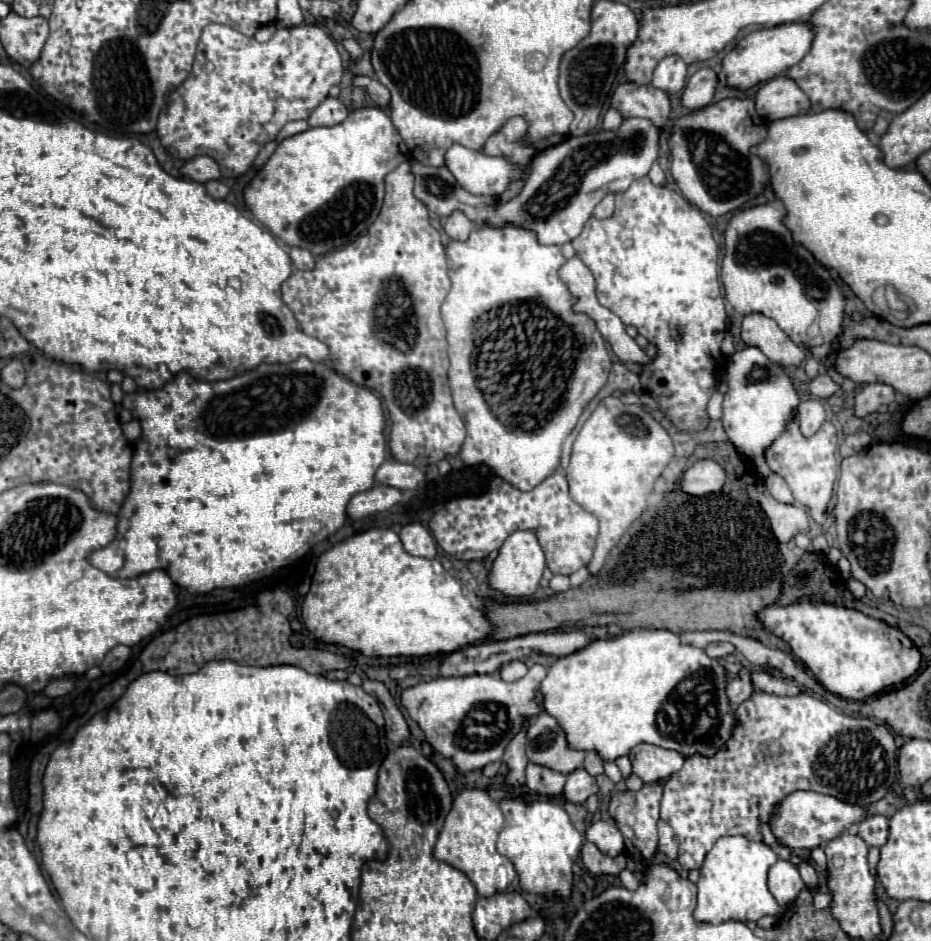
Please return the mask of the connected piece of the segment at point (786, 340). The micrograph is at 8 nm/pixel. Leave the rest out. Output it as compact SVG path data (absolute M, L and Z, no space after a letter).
M756 313L742 321L742 341L758 347L774 365L794 373L804 361L804 351L768 317Z

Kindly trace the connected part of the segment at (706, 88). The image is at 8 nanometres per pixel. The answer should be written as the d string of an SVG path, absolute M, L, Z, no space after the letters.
M704 67L704 69L698 69L686 89L684 89L684 95L682 95L682 103L688 107L688 109L700 109L700 107L706 107L714 95L716 95L716 87L718 87L718 73L710 67Z

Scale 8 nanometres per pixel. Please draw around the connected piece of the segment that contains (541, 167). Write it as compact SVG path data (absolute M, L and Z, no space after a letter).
M632 117L632 119L624 119L620 131L616 131L616 133L594 131L594 133L588 133L582 137L568 137L564 143L558 143L556 147L548 147L534 155L532 175L528 175L522 191L506 203L502 203L498 197L480 197L480 195L472 195L472 193L464 191L456 183L456 179L448 171L448 167L428 167L428 165L416 163L412 159L412 171L416 175L414 195L422 203L426 203L428 211L432 211L440 217L448 217L454 211L462 211L476 227L488 225L492 229L502 229L506 225L512 225L512 227L534 231L542 245L562 245L562 243L572 241L576 235L580 235L580 231L582 231L584 223L590 219L596 203L606 193L626 191L634 179L648 175L652 163L658 157L658 135L660 135L660 131L652 125L652 121Z

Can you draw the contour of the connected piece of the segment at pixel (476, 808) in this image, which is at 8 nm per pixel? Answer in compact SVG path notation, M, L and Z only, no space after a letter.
M480 789L462 791L454 799L452 811L448 813L448 819L434 847L434 857L466 873L466 877L474 883L480 897L492 897L496 893L506 891L506 887L516 877L512 861L496 851L496 841L502 825L504 825L504 815L498 803L486 791Z

